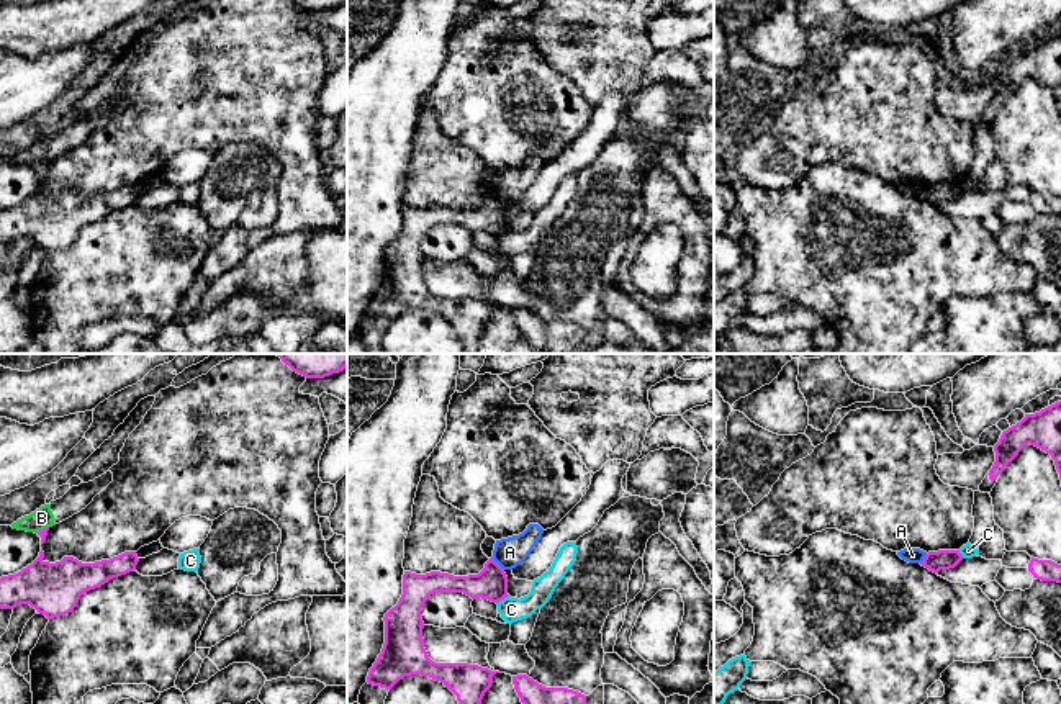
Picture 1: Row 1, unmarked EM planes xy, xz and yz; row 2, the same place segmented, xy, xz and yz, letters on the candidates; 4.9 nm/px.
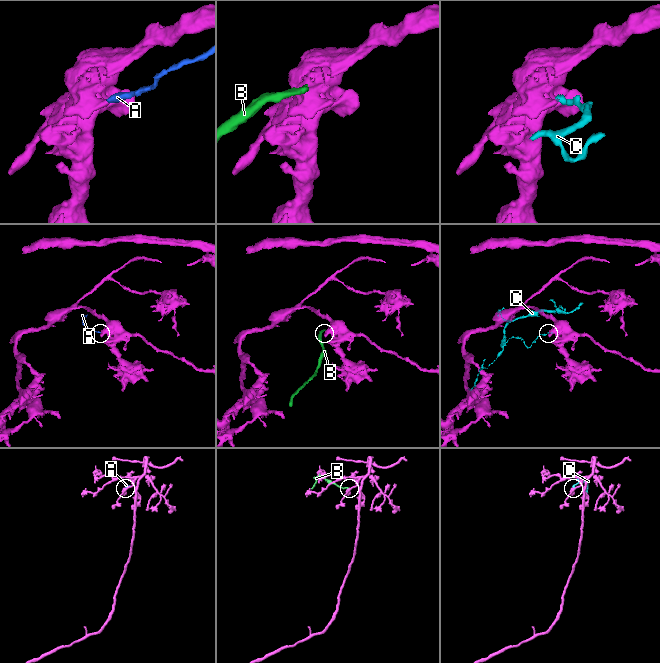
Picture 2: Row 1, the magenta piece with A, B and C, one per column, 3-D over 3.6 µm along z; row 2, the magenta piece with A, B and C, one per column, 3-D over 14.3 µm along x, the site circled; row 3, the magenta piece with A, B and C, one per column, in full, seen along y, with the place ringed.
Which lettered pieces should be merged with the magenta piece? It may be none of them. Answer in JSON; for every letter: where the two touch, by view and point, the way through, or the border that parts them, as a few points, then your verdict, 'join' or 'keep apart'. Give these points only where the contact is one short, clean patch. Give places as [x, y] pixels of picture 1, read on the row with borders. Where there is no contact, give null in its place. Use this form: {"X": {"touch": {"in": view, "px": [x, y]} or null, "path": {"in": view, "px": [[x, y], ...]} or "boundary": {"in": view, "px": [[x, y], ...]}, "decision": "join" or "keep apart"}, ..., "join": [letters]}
{"A": {"touch": {"in": "xz", "px": [496, 564]}, "boundary": {"in": "xz", "px": [[492, 557], [503, 570]]}, "decision": "keep apart"}, "B": {"touch": {"in": "xy", "px": [43, 529]}, "boundary": {"in": "xy", "px": [[48, 526], [36, 532]]}, "decision": "keep apart"}, "C": {"touch": {"in": "xz", "px": [501, 600]}, "decision": "keep apart"}, "join": []}

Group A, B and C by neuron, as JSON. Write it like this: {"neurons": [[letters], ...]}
{"neurons": [["A"], ["B"], ["C"]]}

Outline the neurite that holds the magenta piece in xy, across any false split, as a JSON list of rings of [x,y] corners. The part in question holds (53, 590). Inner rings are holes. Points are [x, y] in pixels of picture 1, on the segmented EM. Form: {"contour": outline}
{"contour": [[[41,548],[39,557],[31,565],[15,575],[0,578],[0,609],[15,609],[16,606],[29,604],[47,619],[65,616],[74,611],[85,591],[100,588],[113,578],[134,571],[139,562],[136,552],[124,552],[95,563],[82,563],[74,557],[64,557],[56,563],[44,562],[43,558],[44,552]]]}

